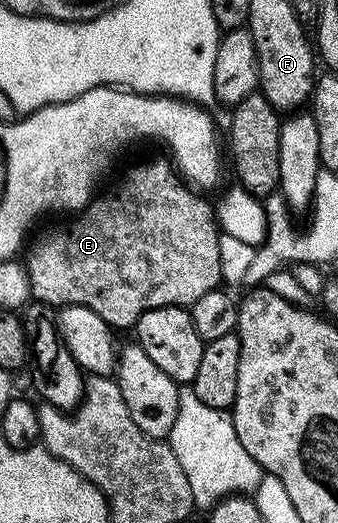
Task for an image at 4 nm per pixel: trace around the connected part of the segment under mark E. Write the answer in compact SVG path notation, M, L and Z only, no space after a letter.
M167 157L136 166L113 194L101 193L69 222L52 226L32 246L26 269L31 297L45 306L81 306L98 312L117 331L135 327L146 312L163 306L191 308L206 292L221 285L219 238L222 233L213 203L185 182Z

